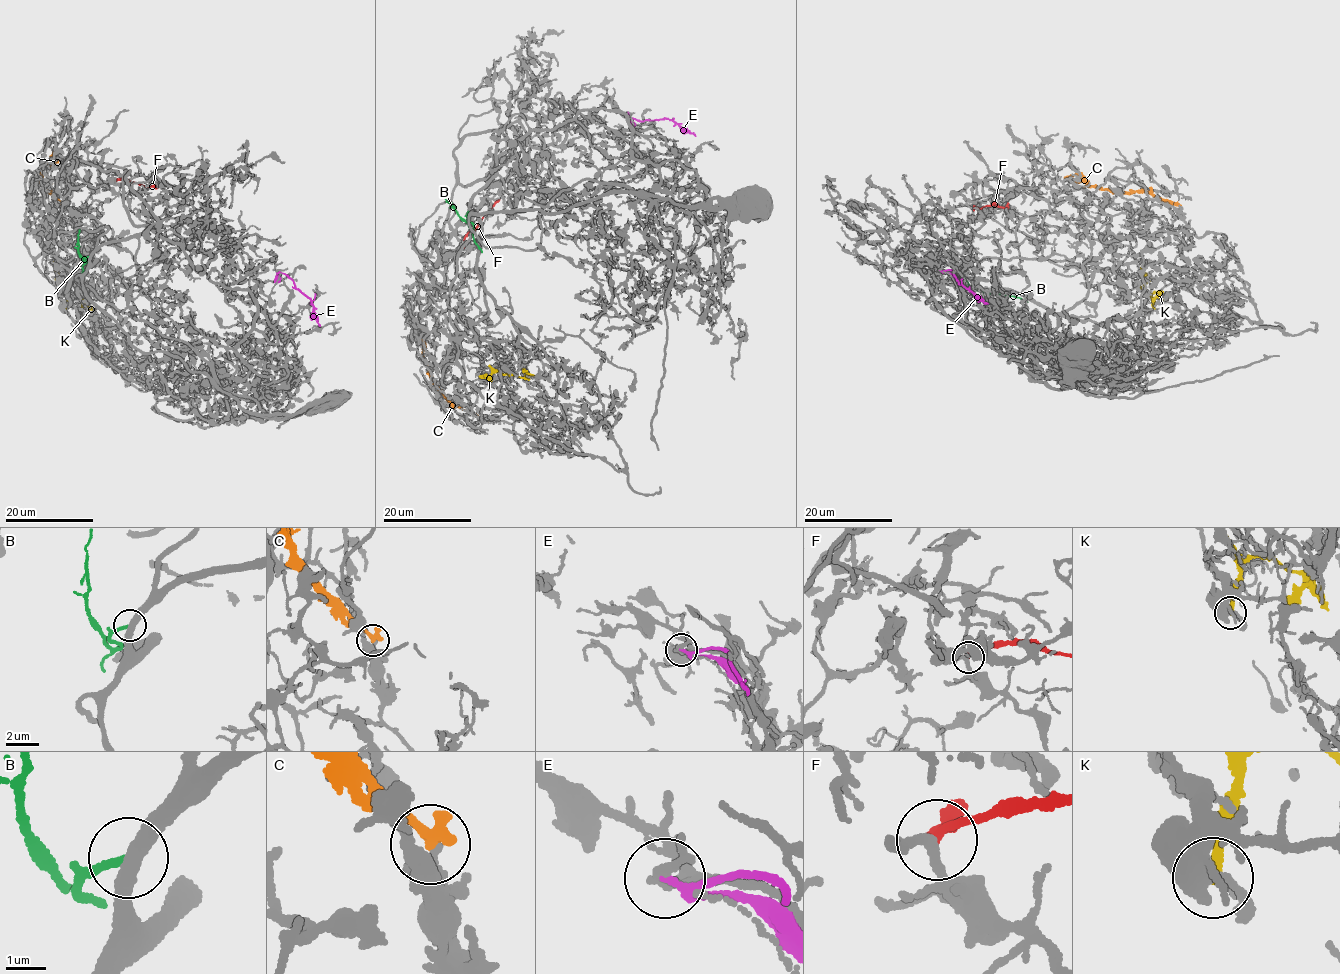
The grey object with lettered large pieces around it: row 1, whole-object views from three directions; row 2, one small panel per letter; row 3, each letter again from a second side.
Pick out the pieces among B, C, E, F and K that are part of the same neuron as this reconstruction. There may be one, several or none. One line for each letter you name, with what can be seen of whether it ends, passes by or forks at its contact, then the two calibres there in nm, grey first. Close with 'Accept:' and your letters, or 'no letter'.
Accept: no letter

